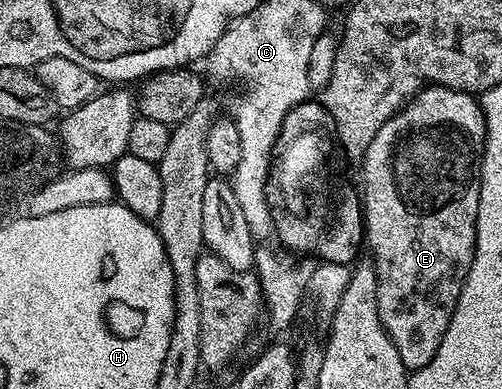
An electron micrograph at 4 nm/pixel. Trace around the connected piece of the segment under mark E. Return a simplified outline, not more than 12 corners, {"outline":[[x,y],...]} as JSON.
{"outline":[[427,85],[361,152],[382,327],[428,365],[476,249],[486,119]]}

